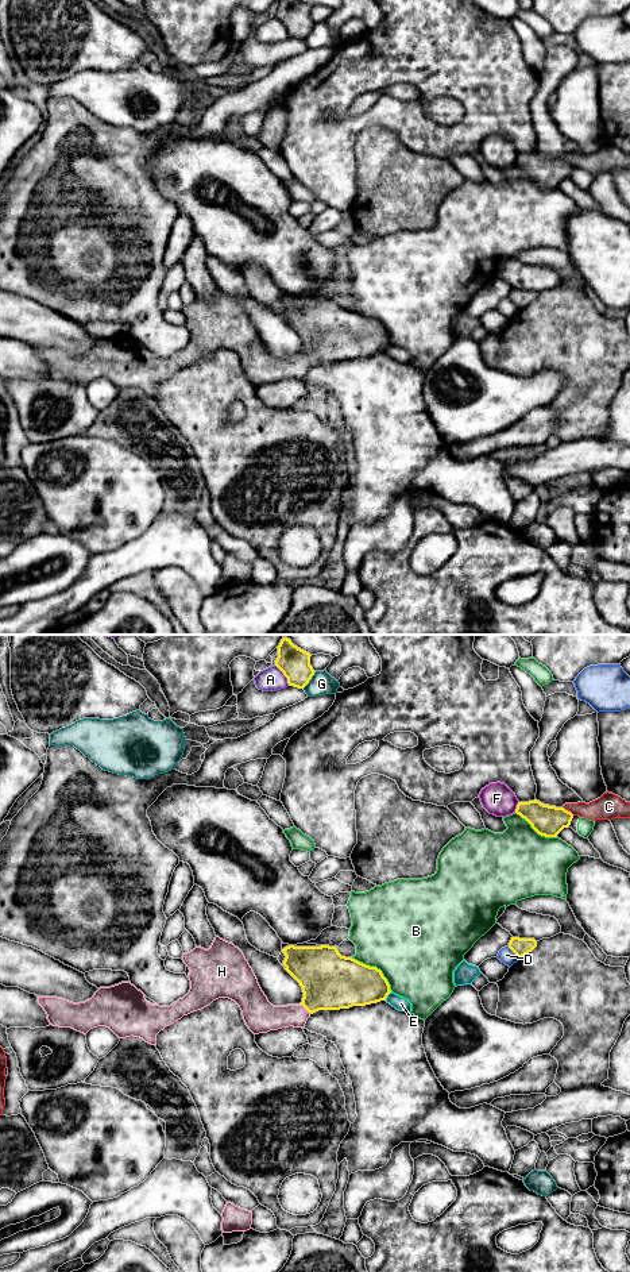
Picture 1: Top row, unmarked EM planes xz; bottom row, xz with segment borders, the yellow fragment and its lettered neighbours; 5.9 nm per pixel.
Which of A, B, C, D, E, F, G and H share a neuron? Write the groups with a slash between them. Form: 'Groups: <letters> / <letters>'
Groups: A / B / C / D / E / F / G / H

